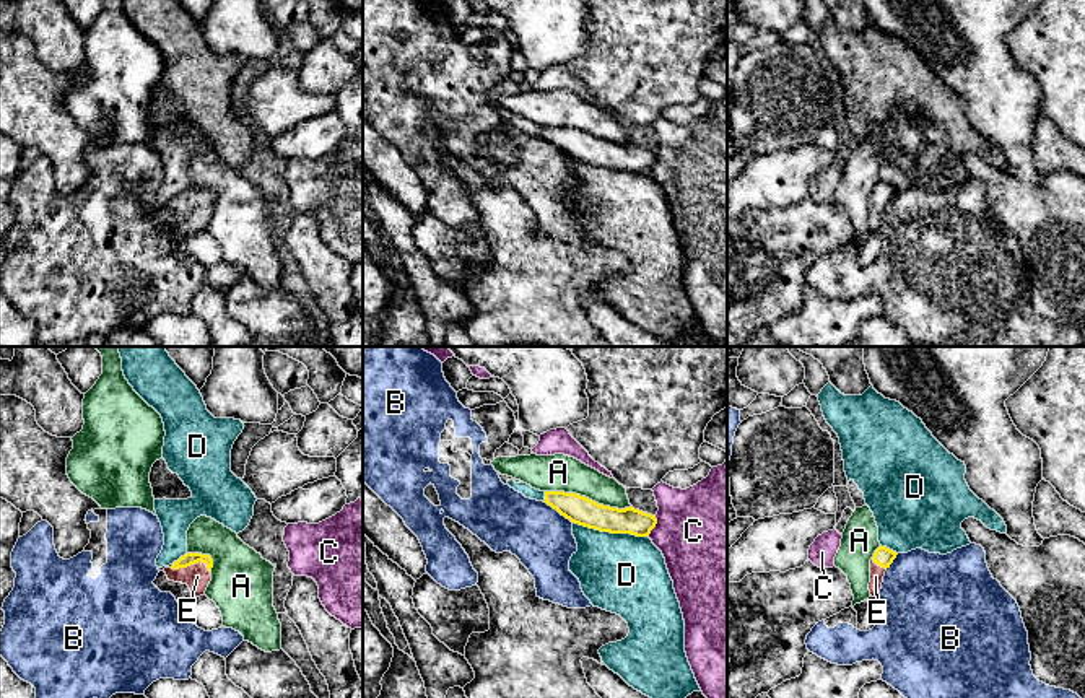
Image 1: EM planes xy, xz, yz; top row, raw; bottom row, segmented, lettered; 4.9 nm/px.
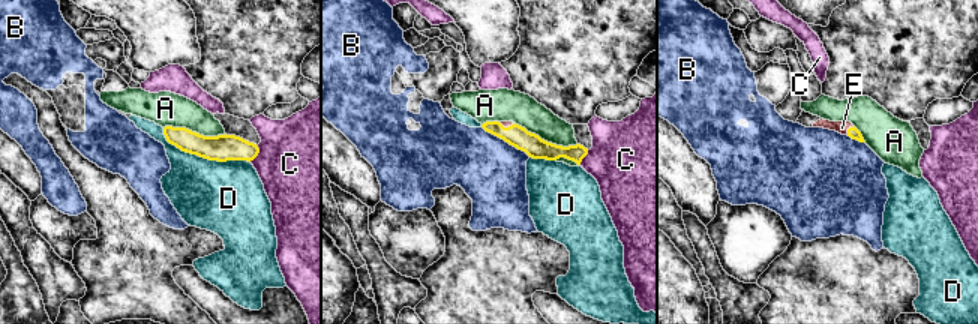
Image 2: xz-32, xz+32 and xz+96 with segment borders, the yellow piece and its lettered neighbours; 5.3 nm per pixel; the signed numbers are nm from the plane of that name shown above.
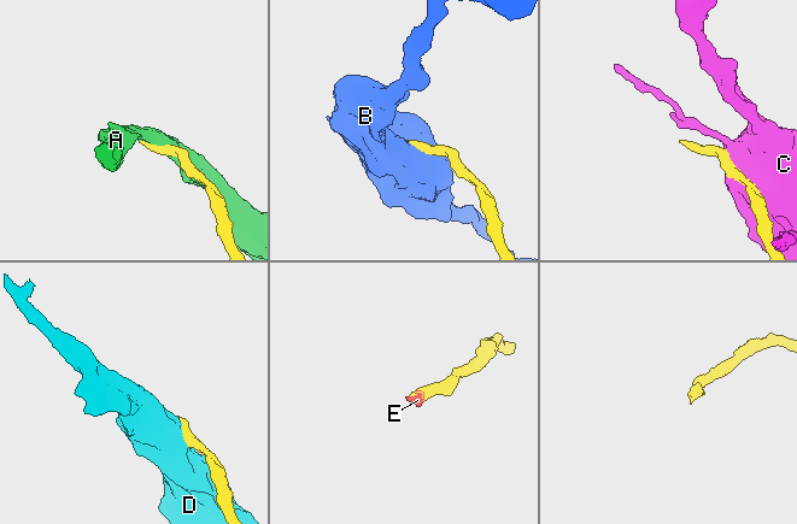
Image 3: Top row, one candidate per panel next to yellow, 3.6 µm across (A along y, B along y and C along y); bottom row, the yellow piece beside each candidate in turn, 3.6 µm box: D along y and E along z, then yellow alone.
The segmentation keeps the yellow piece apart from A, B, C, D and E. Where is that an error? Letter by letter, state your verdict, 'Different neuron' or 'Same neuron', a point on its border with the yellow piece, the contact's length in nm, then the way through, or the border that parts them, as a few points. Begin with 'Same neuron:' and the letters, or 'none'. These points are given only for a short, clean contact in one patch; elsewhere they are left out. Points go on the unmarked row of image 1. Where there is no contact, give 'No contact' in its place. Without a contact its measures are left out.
Same neuron: E
A: Different neuron. Touches yellow at xz (588, 134). Shared border 440 nm
B: Different neuron. Touches yellow at xz (557, 145). Shared border 190 nm. Boundary: xz (542, 137), (571, 158)
C: Different neuron. Touches yellow at xz (654, 161). Shared border 120 nm
D: Different neuron. Touches yellow at xz (610, 168). Shared border 380 nm
E: Same neuron. Touches yellow at xy (192, 199). Shared border 200 nm. Path across: xy (189, 194), (192, 199), (197, 212)

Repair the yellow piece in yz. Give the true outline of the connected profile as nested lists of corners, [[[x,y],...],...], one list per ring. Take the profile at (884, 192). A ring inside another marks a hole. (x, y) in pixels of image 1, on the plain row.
[[[882,181],[875,185],[870,195],[870,218],[869,218],[869,226],[872,233],[878,233],[885,207],[890,203],[896,190],[898,190],[896,187]]]

